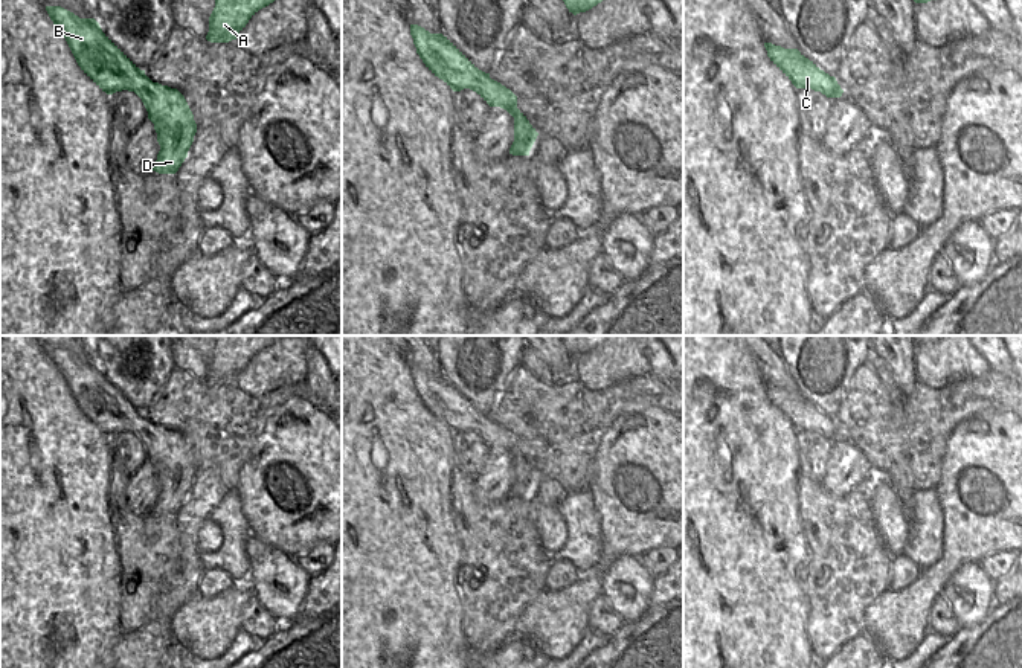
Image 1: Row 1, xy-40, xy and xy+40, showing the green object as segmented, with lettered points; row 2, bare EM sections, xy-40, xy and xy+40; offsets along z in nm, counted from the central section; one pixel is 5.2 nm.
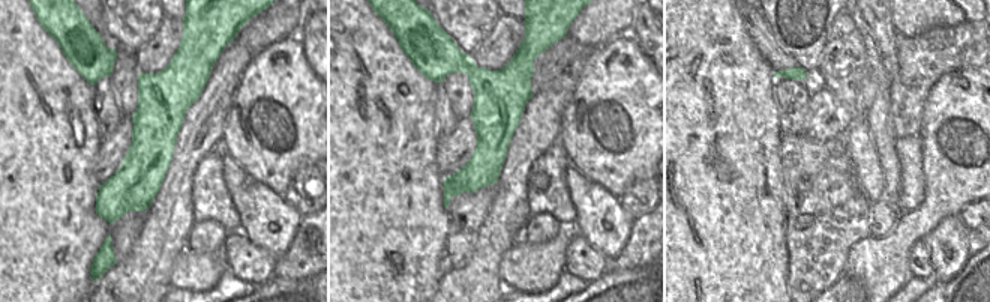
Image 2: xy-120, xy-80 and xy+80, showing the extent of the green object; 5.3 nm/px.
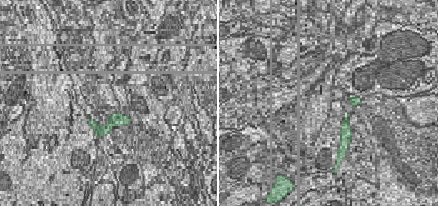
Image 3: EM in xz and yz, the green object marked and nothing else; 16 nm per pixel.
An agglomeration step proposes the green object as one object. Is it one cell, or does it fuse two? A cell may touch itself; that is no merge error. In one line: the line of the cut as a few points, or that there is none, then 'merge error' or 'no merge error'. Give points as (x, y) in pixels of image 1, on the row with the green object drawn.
no cut | no merge error

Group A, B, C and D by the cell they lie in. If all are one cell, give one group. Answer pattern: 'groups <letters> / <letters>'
groups A B C D

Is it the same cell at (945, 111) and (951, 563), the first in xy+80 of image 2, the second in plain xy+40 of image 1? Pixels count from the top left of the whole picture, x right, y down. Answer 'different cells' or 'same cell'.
same cell

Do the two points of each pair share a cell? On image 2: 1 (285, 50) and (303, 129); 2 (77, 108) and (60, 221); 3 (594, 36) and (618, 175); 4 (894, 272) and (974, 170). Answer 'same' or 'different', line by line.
1: same
2: same
3: different
4: same

